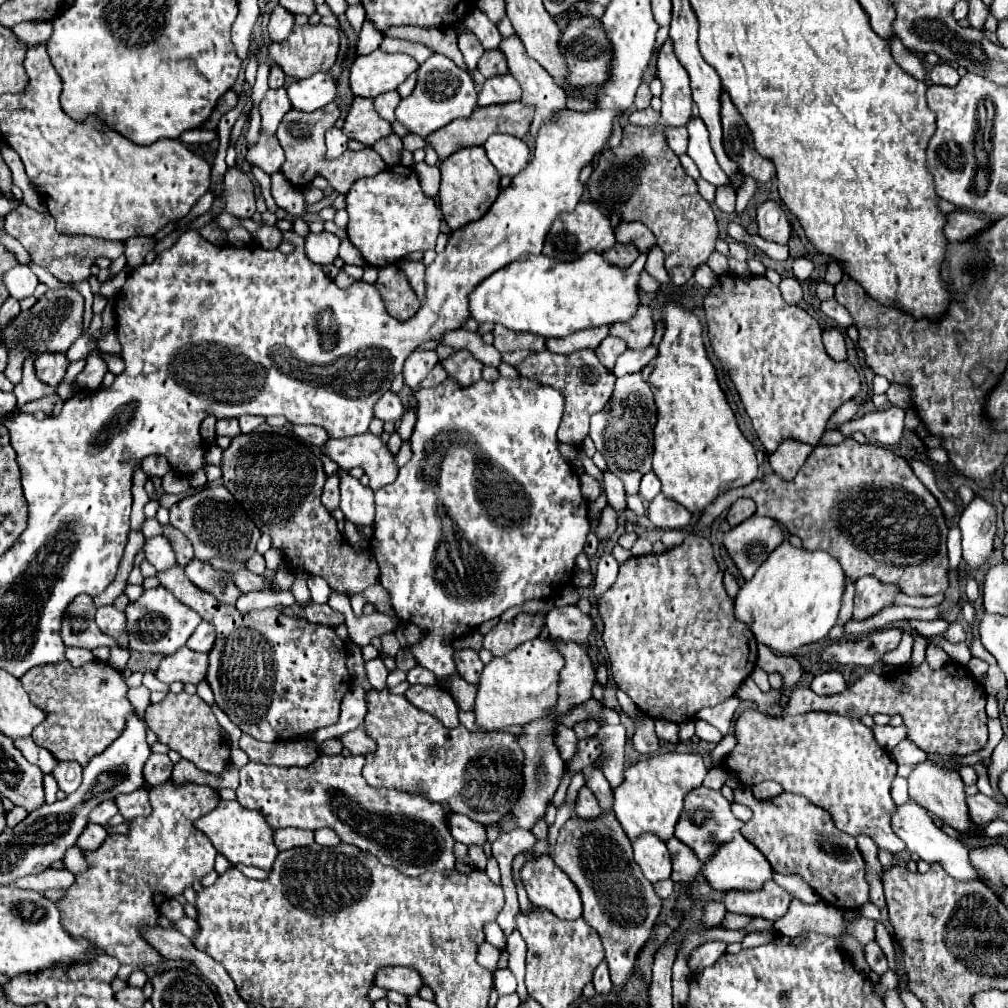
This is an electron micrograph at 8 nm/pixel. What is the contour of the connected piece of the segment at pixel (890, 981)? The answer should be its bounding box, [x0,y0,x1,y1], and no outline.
[875,969,899,995]

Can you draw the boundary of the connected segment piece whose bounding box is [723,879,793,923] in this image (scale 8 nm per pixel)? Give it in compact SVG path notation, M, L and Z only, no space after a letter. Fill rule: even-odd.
M771 879L765 881L765 885L757 891L725 891L723 897L723 903L729 913L747 915L753 919L763 917L771 923L775 923L787 913L791 901L793 895Z

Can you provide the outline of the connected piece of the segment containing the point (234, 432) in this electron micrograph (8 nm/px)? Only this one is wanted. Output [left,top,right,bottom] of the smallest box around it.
[216,418,241,437]

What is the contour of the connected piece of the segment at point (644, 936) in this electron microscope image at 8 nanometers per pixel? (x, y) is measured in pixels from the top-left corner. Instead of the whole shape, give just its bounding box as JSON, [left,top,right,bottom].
[553,813,661,993]

